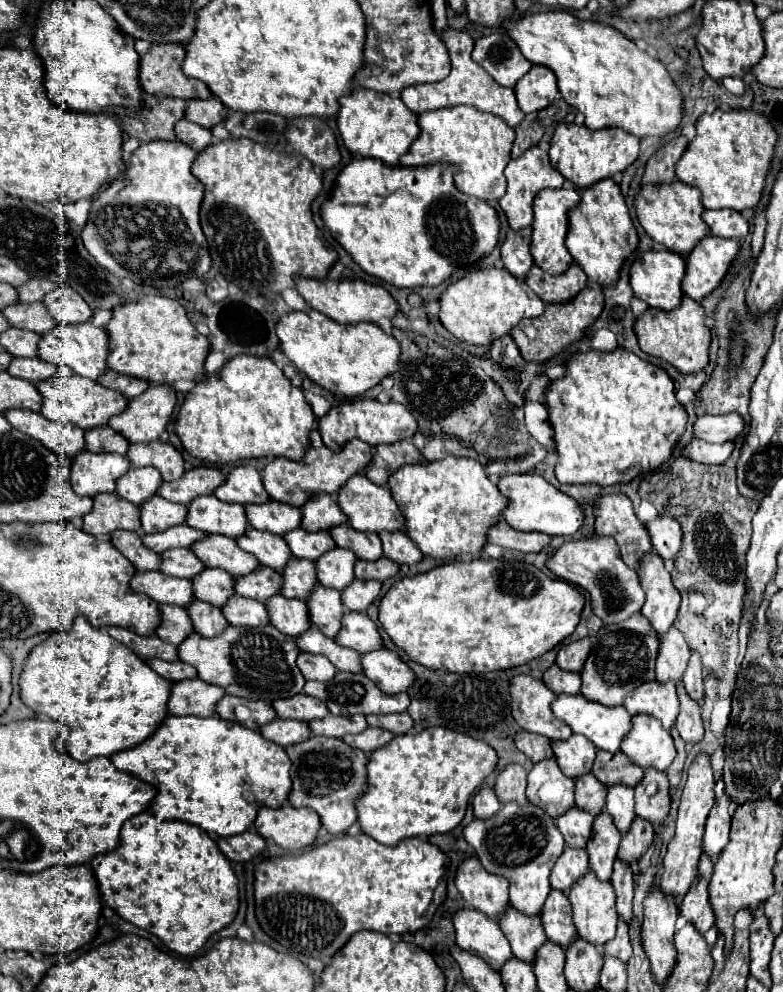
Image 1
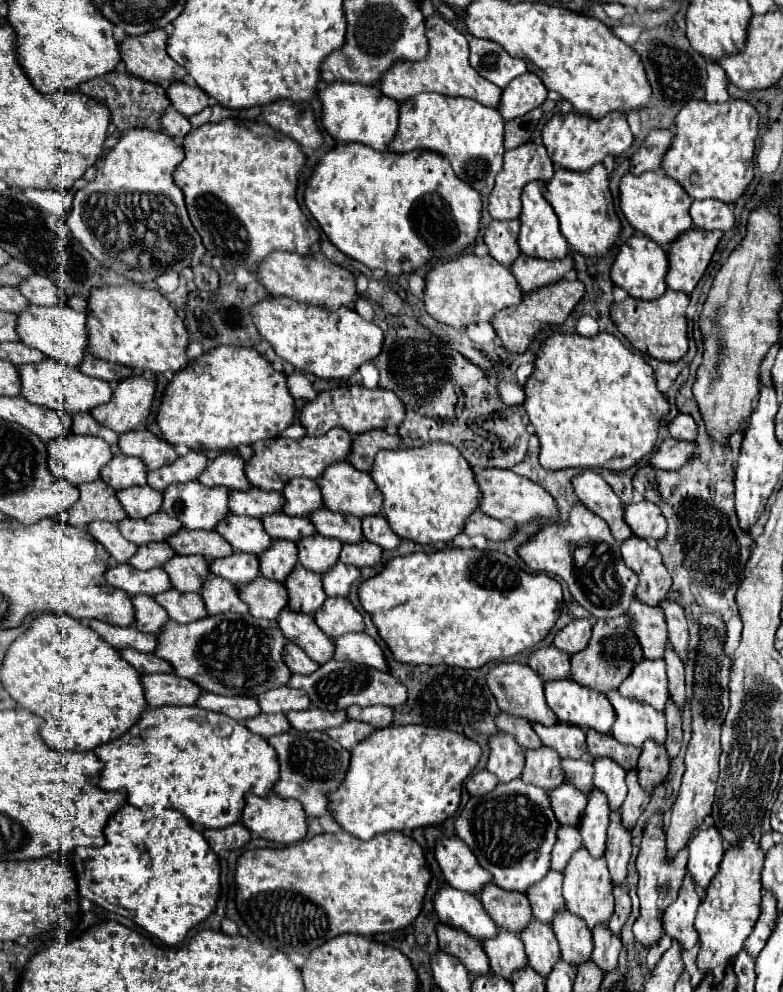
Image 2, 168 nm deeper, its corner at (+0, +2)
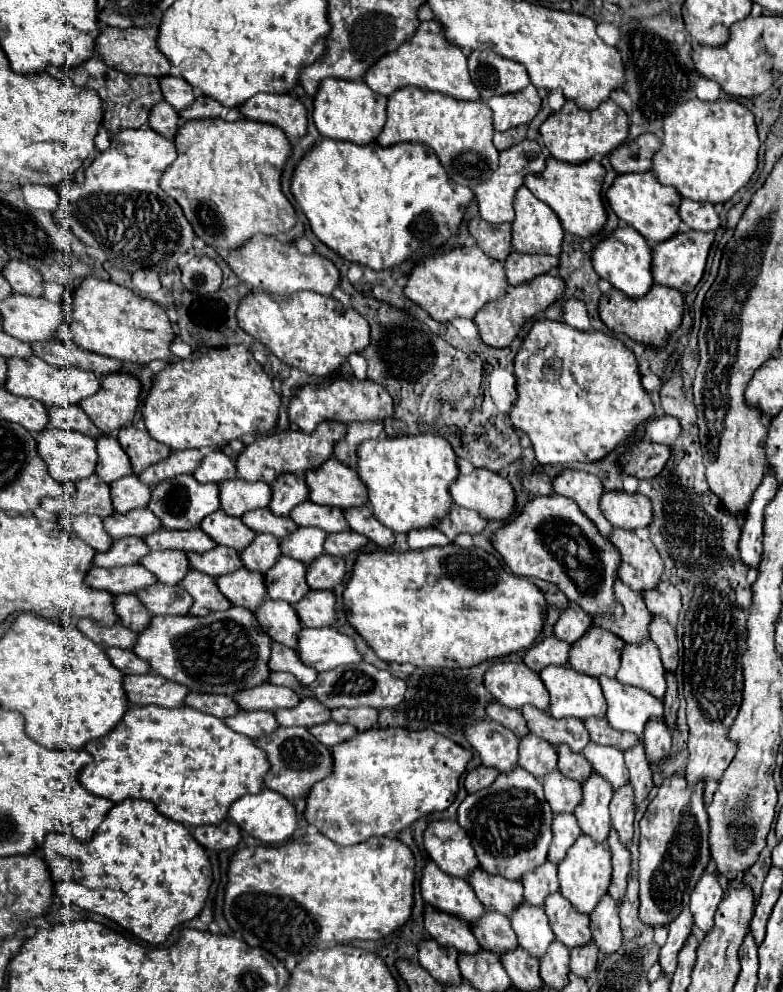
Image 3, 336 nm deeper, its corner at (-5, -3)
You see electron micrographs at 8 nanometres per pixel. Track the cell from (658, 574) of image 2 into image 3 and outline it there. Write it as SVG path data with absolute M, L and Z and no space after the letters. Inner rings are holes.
M618 531L608 537L622 553L620 579L634 591L646 593L662 583L664 563L652 541L642 541L636 533Z

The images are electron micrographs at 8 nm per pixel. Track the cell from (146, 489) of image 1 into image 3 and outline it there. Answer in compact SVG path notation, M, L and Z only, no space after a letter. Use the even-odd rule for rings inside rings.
M108 435L96 441L98 443L98 467L96 467L96 475L100 479L104 479L106 483L114 483L122 477L134 475L132 471L132 463L130 457L122 451L120 443L116 437Z

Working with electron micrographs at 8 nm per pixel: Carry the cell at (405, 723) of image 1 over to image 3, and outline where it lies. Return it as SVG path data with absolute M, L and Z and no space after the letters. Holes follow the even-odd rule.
M358 707L358 709L348 709L348 723L358 727L358 731L368 731L376 727L378 723L378 711L370 707Z

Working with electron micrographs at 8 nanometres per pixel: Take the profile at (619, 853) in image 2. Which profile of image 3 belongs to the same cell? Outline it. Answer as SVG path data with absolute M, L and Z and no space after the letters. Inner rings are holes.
M630 785L614 791L610 803L610 815L612 815L612 827L616 829L620 843L624 847L630 847L634 837L634 795L630 791Z

